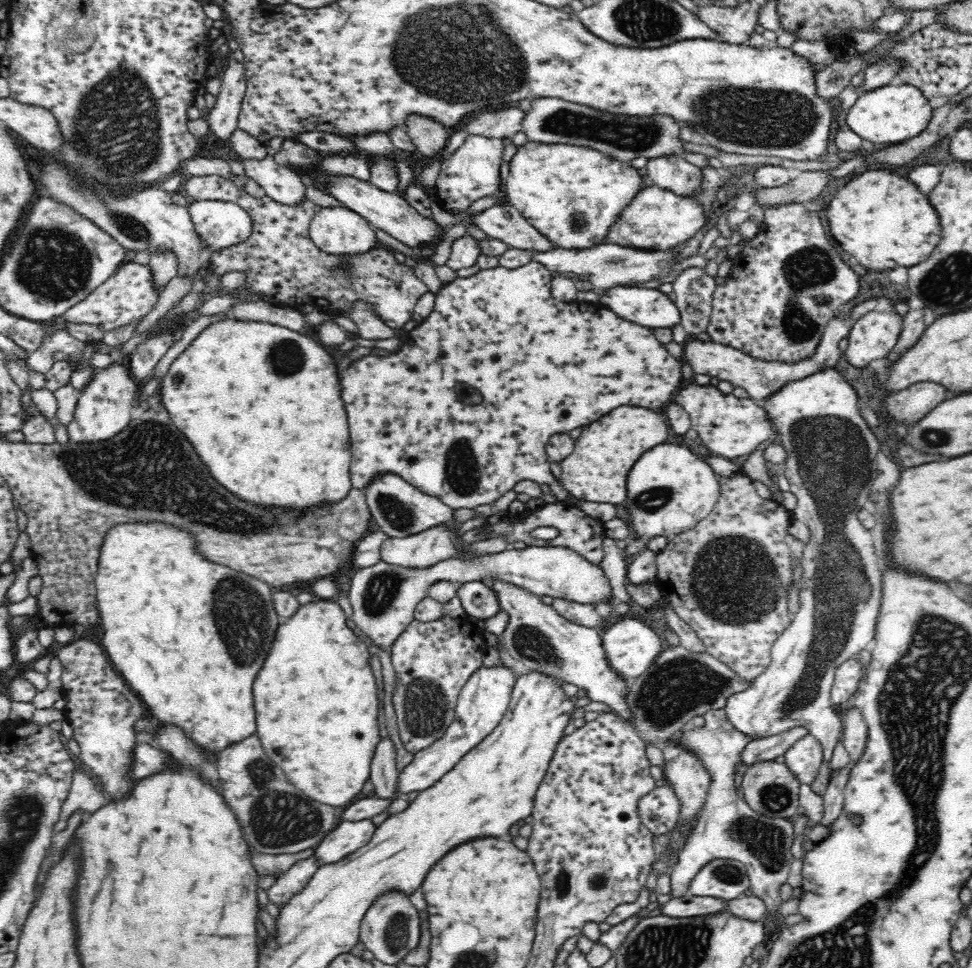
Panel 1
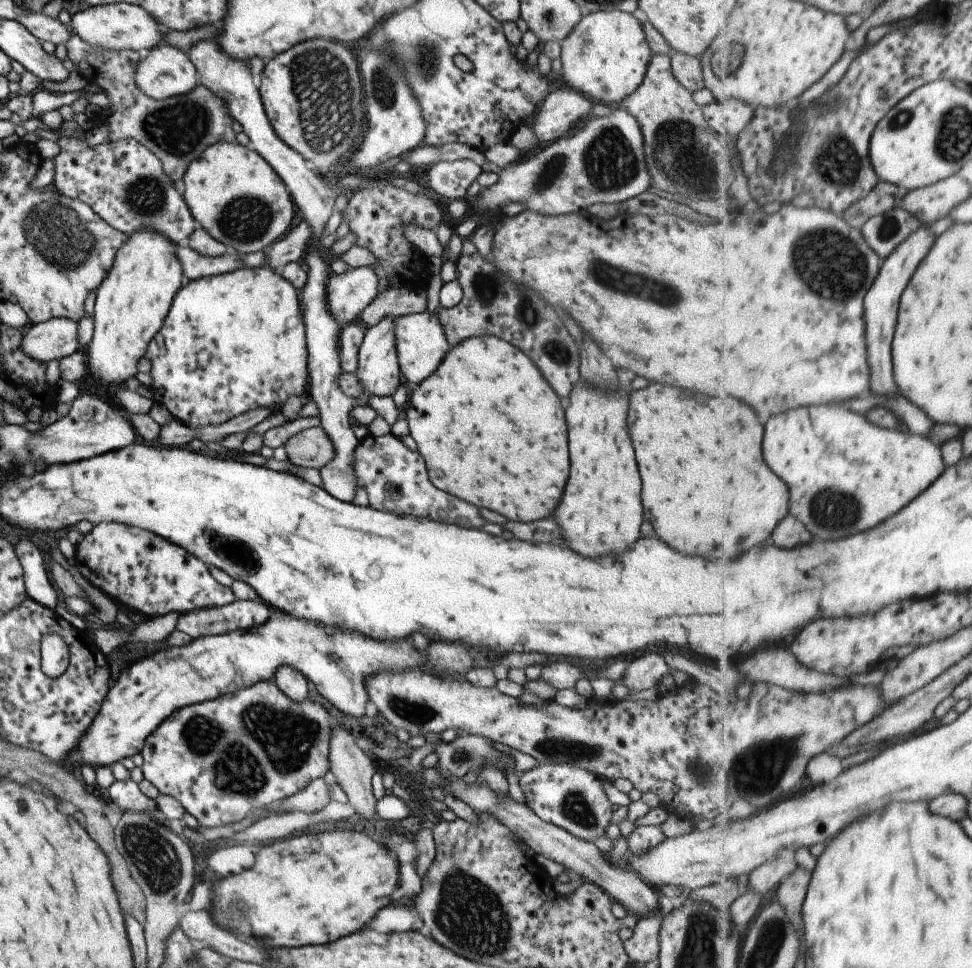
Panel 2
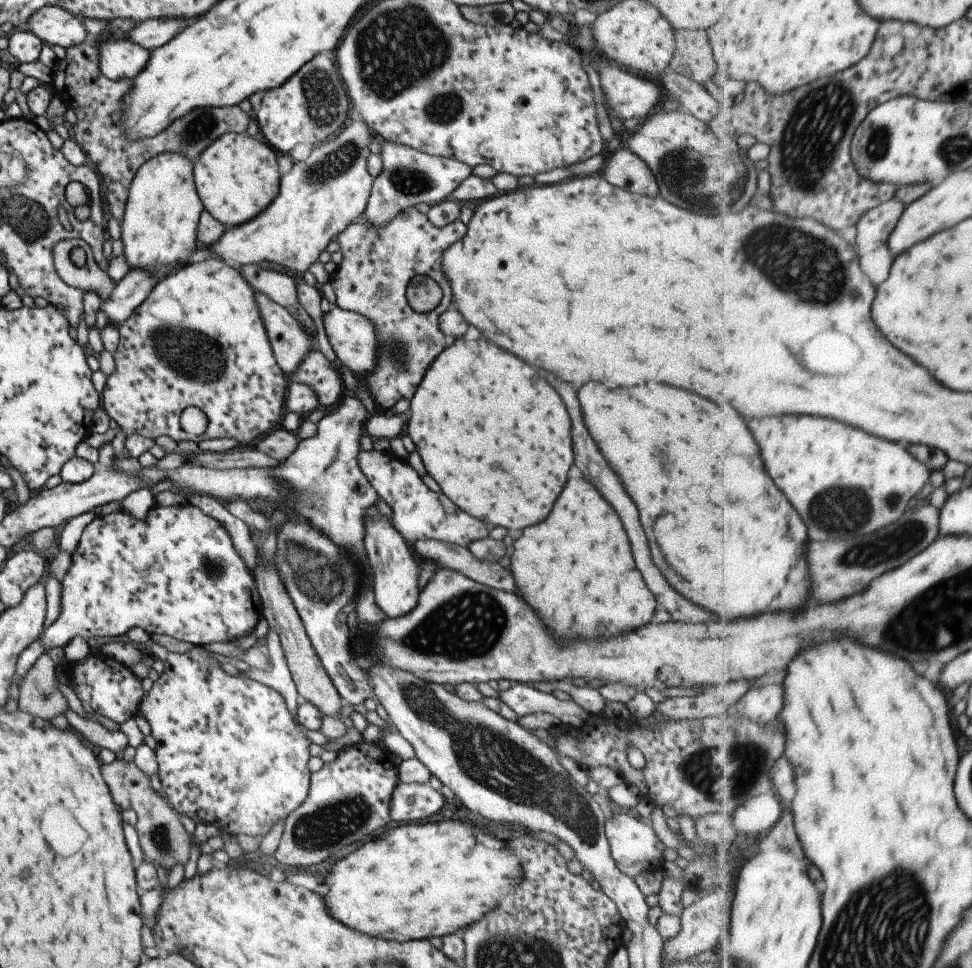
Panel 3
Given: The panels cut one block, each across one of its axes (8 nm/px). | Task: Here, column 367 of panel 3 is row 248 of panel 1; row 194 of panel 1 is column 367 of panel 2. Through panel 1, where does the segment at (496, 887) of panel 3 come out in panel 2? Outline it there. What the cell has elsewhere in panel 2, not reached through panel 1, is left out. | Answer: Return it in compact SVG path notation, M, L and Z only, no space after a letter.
M334 830L334 832L326 832L326 834L312 834L302 833L300 835L293 835L285 839L277 840L271 845L264 846L262 849L256 848L255 863L252 868L235 874L227 876L223 880L213 885L213 903L215 906L215 912L210 913L213 919L225 929L236 929L243 934L262 939L266 948L280 947L280 946L312 946L312 944L328 944L328 942L334 942L342 936L348 936L352 932L358 932L362 926L366 926L372 918L376 918L376 912L380 908L384 908L386 904L390 904L392 900L392 892L396 890L398 886L398 862L390 856L388 848L378 844L376 840L373 840L368 834L362 834L362 832L354 831L342 831Z

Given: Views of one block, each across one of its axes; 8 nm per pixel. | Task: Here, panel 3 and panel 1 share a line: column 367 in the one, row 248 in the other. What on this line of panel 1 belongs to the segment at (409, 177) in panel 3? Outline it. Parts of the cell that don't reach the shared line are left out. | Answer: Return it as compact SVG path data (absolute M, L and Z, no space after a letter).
M221 200L191 201L190 219L198 237L204 241L204 253L240 244L252 232L252 219L239 204Z

